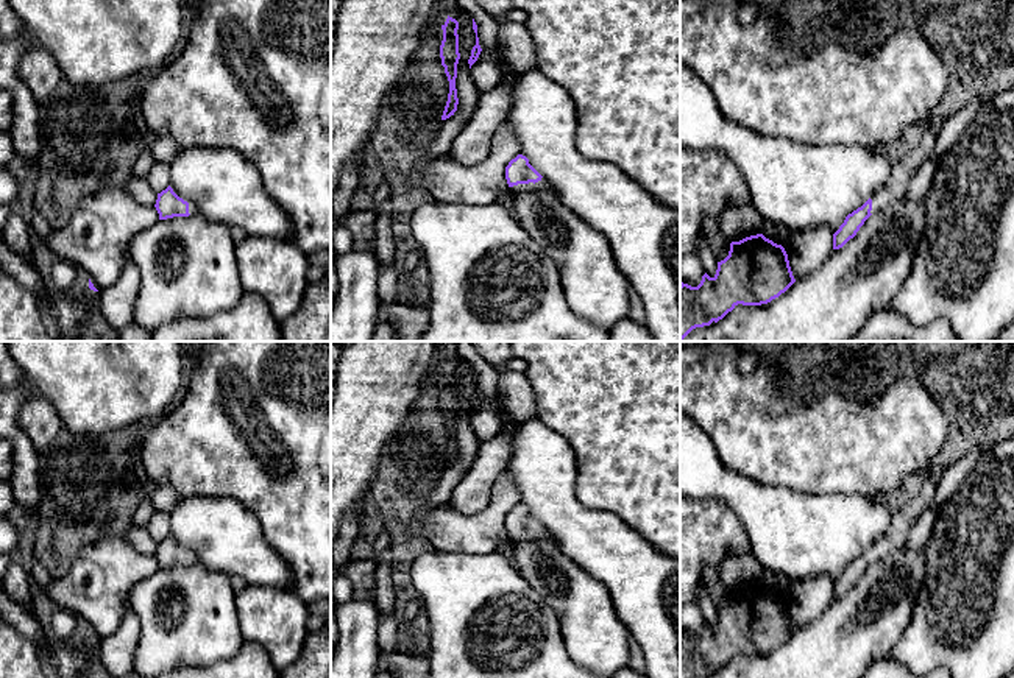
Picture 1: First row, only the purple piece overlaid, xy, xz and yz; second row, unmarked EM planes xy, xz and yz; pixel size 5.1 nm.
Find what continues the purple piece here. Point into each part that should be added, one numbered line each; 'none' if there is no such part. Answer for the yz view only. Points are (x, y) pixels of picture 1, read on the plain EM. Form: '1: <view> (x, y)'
1: yz (902, 522)

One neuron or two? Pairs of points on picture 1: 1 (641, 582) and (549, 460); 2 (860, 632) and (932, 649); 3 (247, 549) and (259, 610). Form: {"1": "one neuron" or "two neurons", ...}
{"1": "one neuron", "2": "two neurons", "3": "two neurons"}

